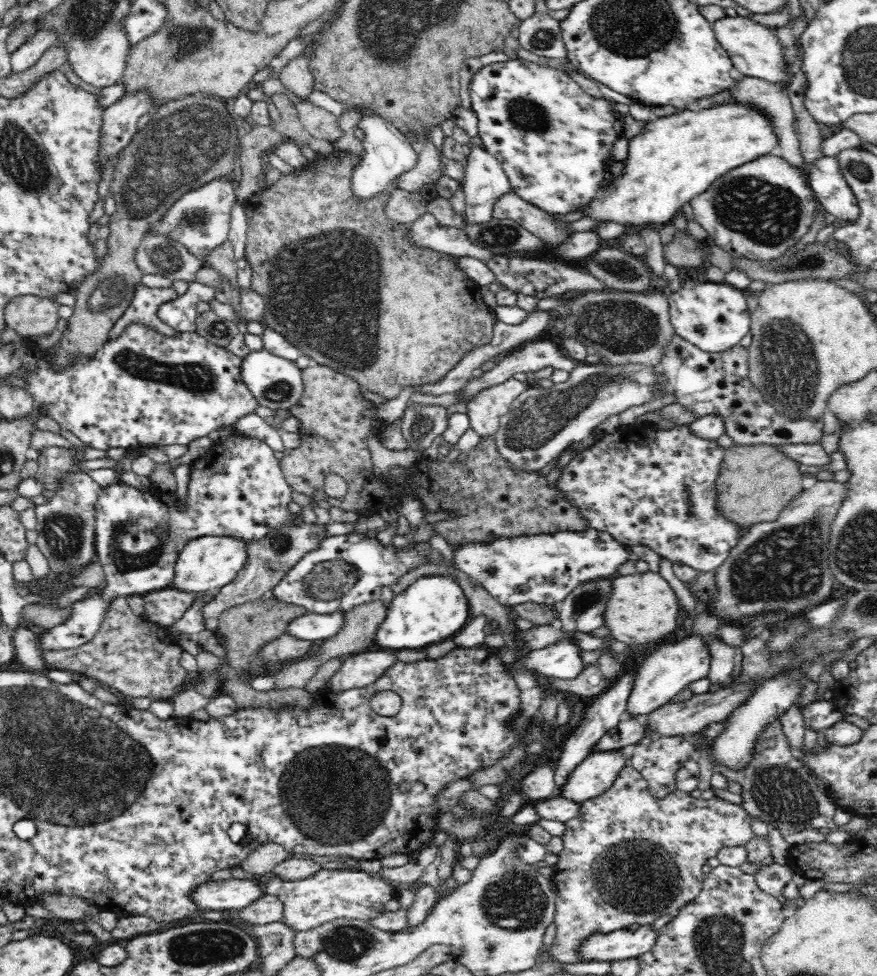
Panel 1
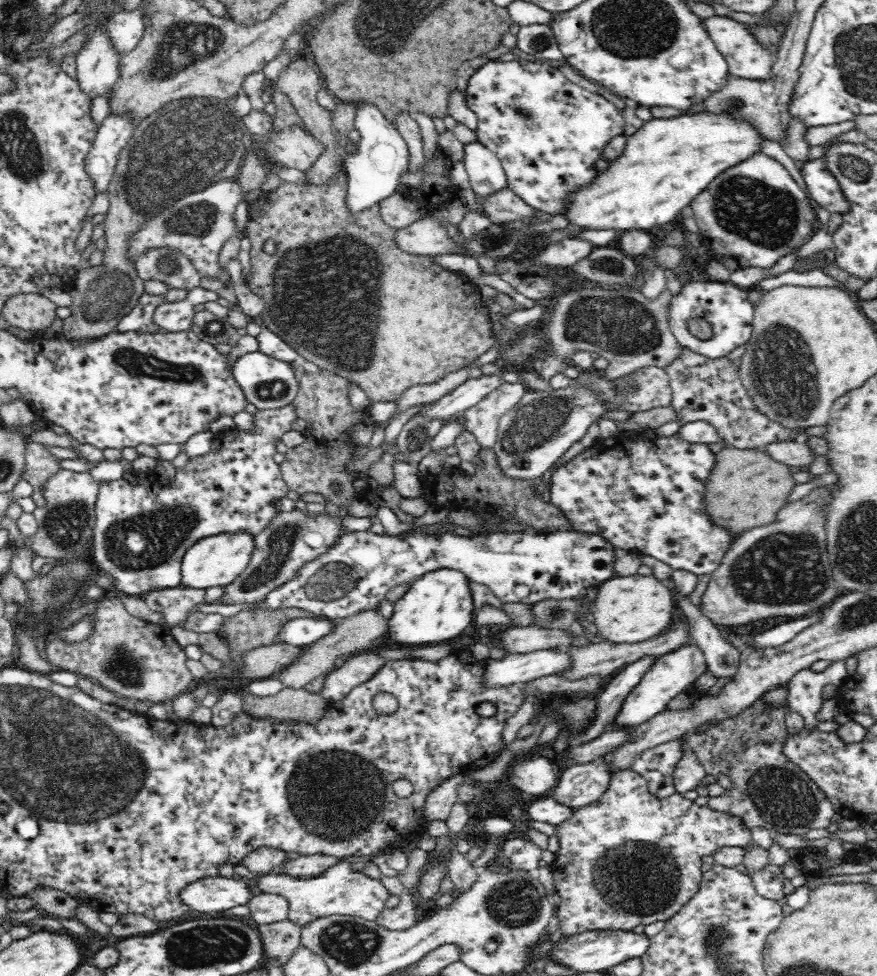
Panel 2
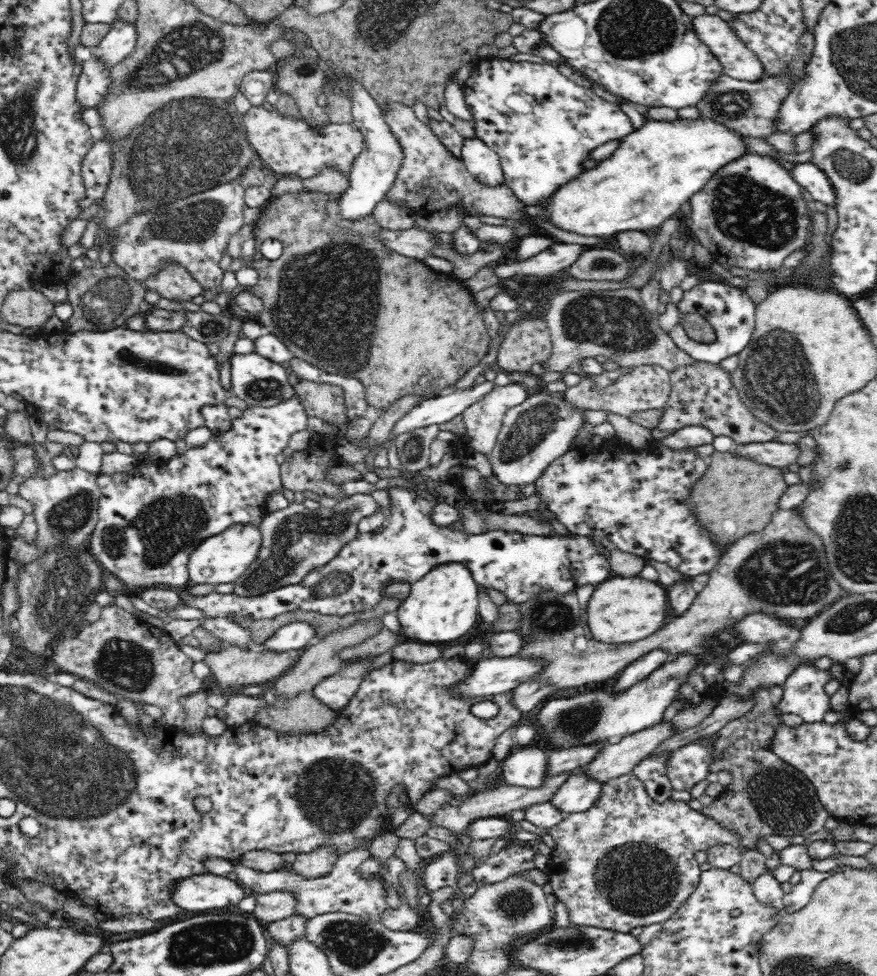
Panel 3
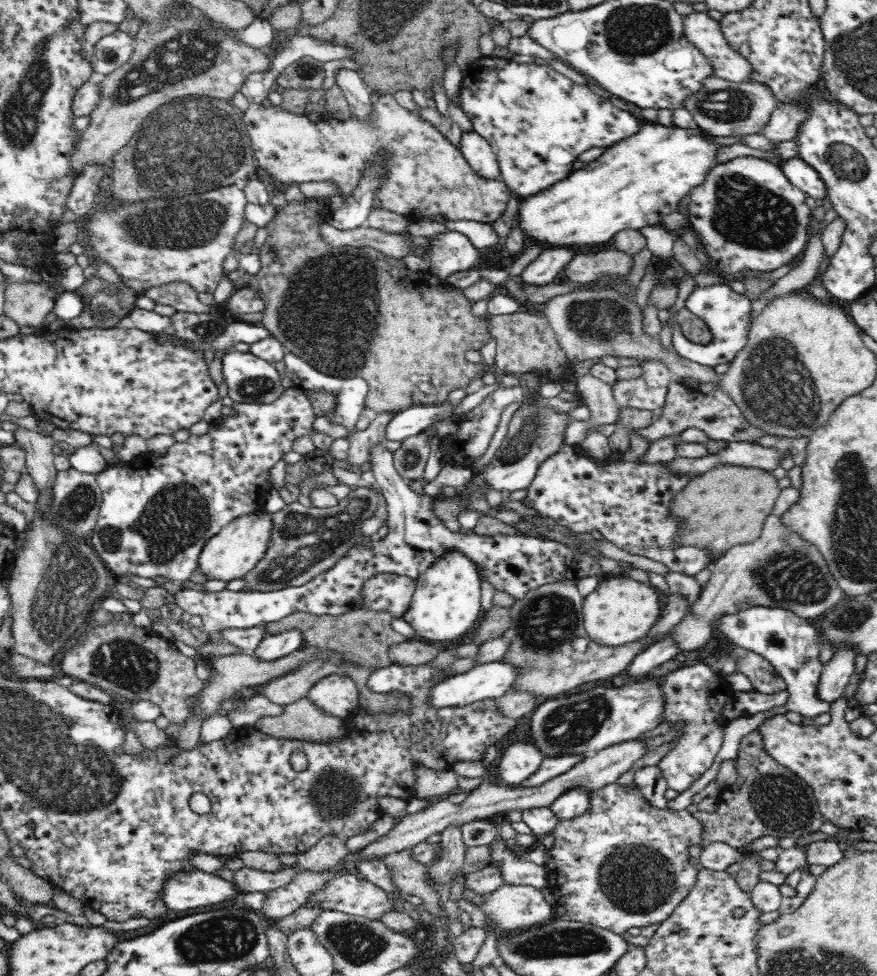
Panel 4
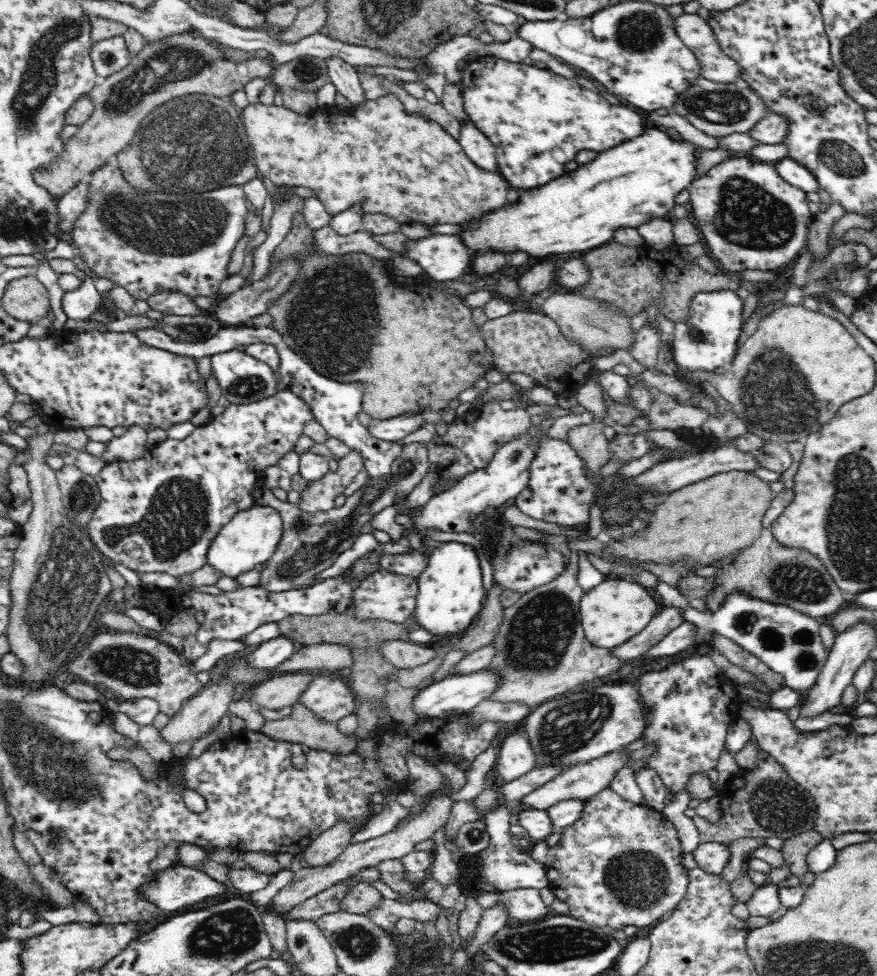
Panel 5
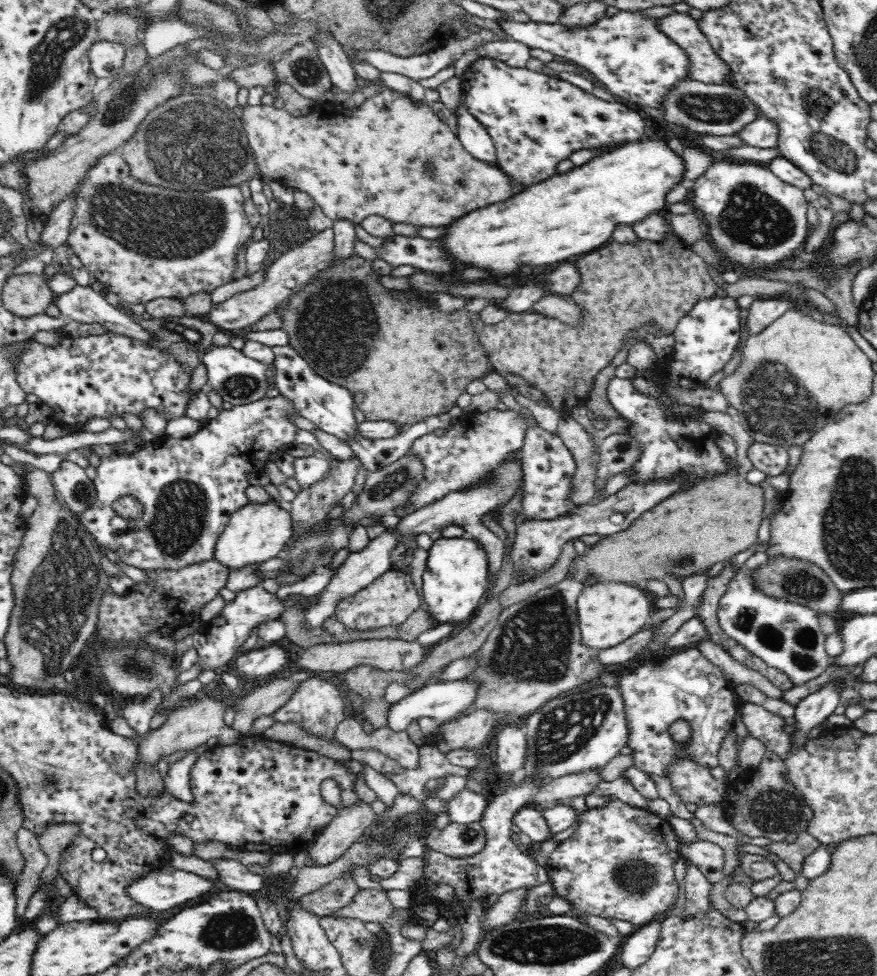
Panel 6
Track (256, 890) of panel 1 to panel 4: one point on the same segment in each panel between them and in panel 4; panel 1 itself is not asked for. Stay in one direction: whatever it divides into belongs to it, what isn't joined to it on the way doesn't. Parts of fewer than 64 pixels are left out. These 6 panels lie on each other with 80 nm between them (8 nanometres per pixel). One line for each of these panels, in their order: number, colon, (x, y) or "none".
2: (213, 894)
3: (208, 892)
4: (182, 890)

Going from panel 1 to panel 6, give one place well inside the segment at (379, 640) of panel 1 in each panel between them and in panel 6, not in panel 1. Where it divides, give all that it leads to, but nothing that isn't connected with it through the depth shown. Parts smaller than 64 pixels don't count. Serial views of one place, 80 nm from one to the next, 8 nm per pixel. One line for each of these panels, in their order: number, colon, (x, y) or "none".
2: (439, 606)
3: (441, 607)
4: (446, 602)
5: (451, 592)
6: (456, 578)

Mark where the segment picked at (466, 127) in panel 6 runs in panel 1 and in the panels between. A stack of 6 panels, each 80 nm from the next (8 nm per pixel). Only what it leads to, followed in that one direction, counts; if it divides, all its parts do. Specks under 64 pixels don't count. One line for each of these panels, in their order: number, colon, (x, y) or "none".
1: (485, 181)
2: (485, 171)
3: (481, 161)
4: (479, 153)
5: (478, 147)

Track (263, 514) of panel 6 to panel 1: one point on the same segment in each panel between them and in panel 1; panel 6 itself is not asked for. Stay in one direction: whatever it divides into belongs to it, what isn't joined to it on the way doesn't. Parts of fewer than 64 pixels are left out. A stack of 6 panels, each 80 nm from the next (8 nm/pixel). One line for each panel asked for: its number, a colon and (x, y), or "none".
1: (210, 562)
2: (218, 560)
3: (221, 559)
4: (235, 551)
5: (252, 536)

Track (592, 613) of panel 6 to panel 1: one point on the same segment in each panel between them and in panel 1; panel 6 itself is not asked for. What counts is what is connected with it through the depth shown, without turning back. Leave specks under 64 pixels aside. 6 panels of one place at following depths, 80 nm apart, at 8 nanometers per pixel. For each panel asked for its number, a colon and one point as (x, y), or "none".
1: (641, 608)
2: (631, 609)
3: (621, 610)
4: (620, 611)
5: (615, 611)

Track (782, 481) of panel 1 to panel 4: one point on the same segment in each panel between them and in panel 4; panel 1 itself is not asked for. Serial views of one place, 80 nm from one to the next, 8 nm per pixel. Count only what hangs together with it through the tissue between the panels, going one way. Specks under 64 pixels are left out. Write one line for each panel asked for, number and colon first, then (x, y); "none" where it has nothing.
2: (746, 489)
3: (736, 497)
4: (727, 506)

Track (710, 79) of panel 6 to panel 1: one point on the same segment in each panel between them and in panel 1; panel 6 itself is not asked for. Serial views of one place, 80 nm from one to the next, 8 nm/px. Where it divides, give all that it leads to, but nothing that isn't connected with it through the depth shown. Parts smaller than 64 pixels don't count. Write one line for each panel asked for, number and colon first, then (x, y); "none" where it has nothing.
1: (755, 51)
2: (746, 58)
3: (737, 61)
4: (703, 32)
5: (691, 29)

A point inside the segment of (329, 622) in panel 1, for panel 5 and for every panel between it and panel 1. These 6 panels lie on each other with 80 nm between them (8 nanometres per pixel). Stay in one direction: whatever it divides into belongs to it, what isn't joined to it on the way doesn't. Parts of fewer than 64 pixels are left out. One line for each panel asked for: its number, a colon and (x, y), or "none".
2: (300, 632)
3: (297, 636)
4: (273, 647)
5: (269, 655)

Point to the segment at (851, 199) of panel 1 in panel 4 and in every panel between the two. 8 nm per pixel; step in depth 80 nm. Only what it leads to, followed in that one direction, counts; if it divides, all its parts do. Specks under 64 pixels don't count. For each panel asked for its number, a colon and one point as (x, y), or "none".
2: (824, 189)
3: (807, 175)
4: (801, 175)

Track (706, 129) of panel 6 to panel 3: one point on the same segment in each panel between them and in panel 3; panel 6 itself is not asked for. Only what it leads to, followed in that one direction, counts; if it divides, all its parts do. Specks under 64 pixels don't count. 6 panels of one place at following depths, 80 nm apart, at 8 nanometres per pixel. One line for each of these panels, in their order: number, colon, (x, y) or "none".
3: (750, 110)
4: (724, 108)
5: (718, 110)

